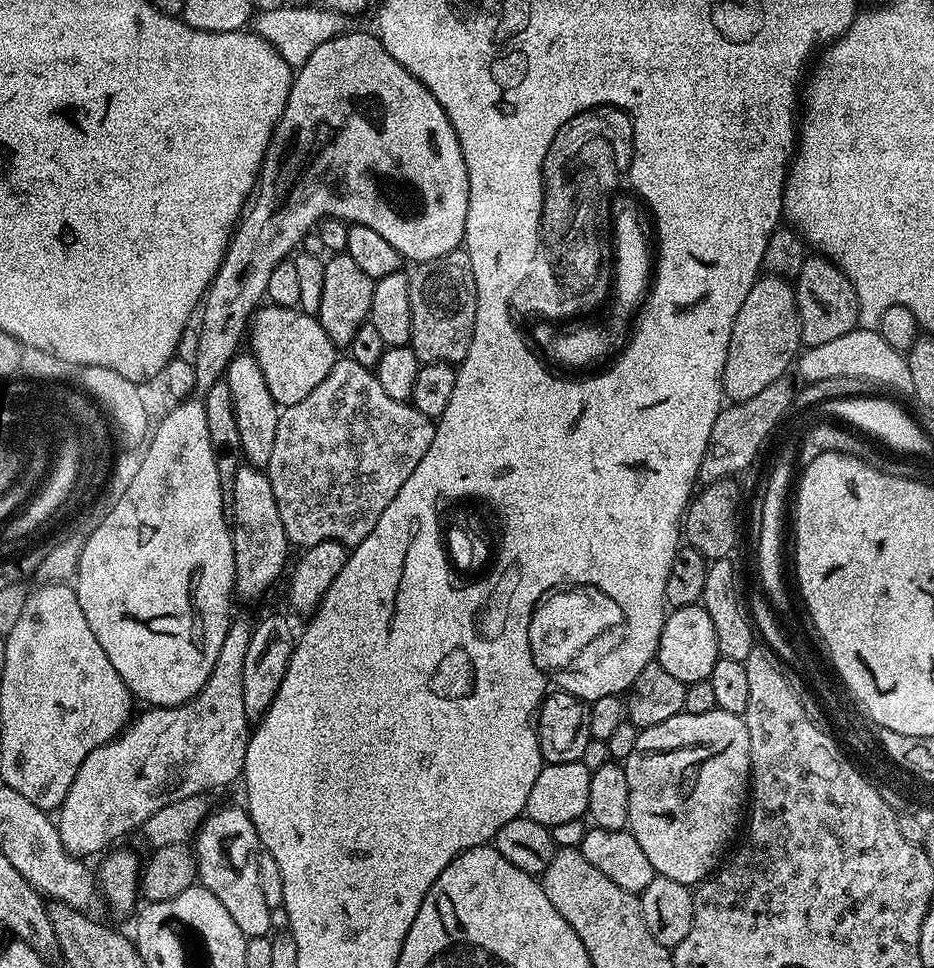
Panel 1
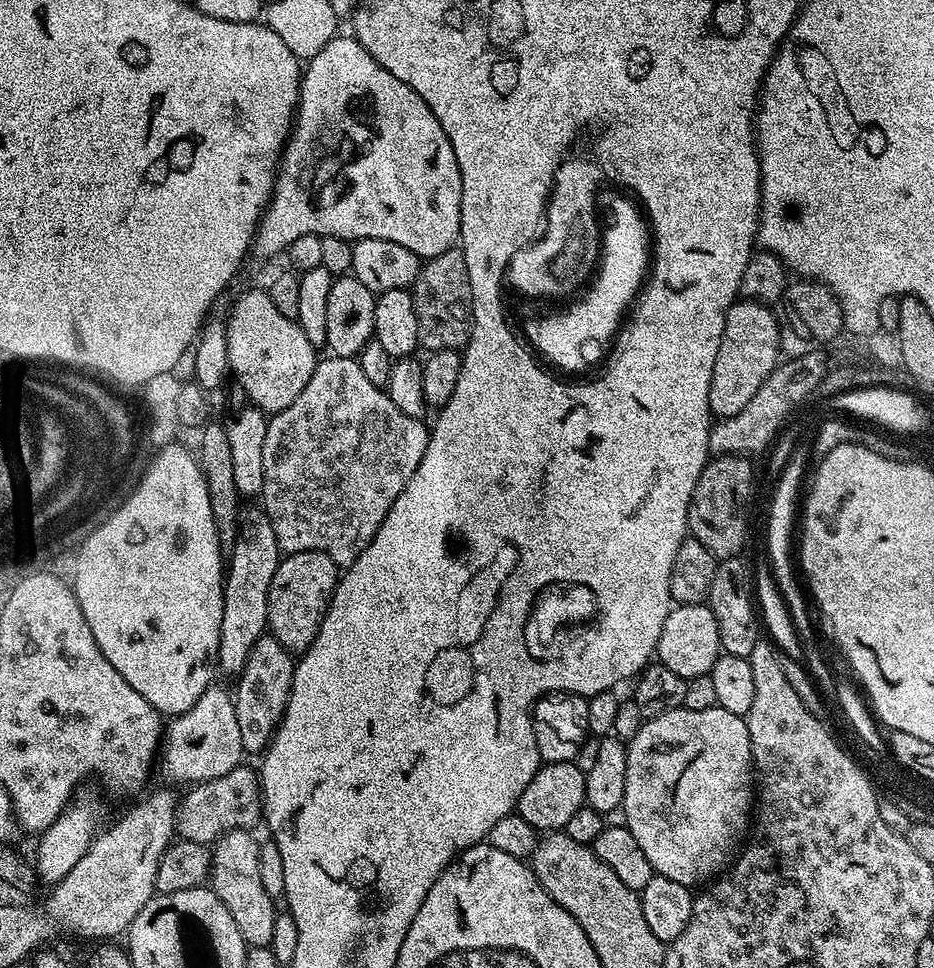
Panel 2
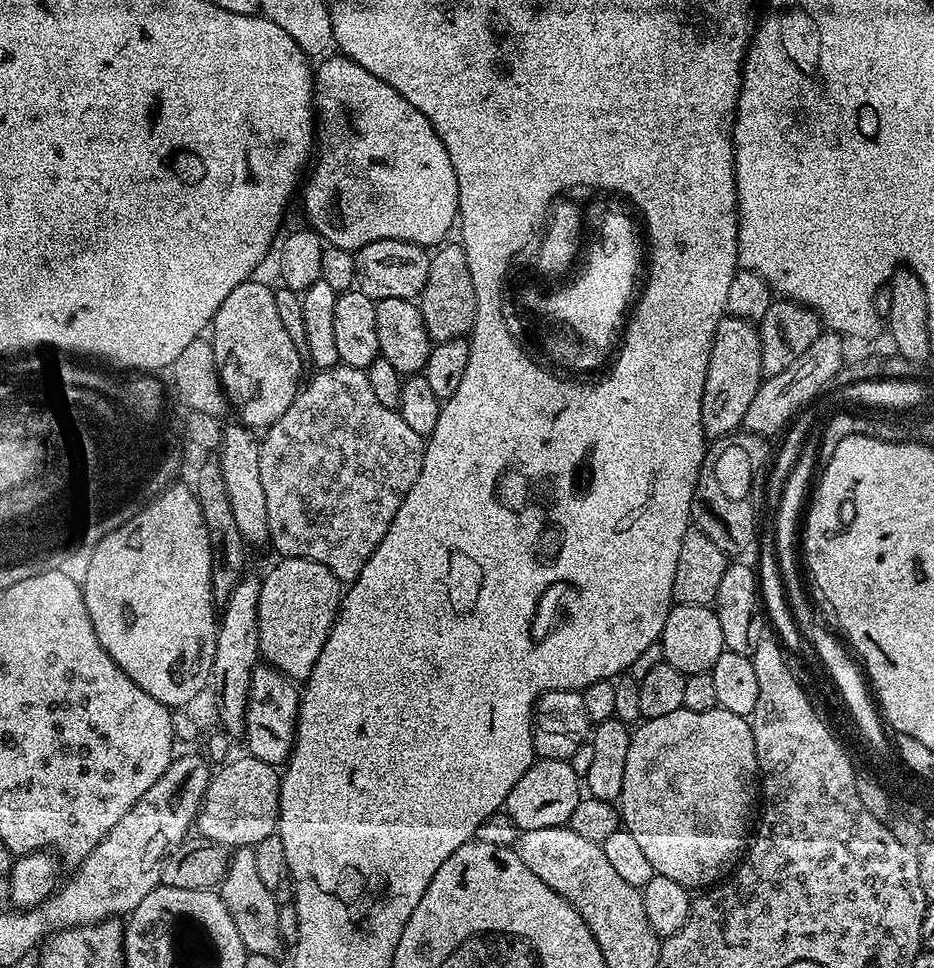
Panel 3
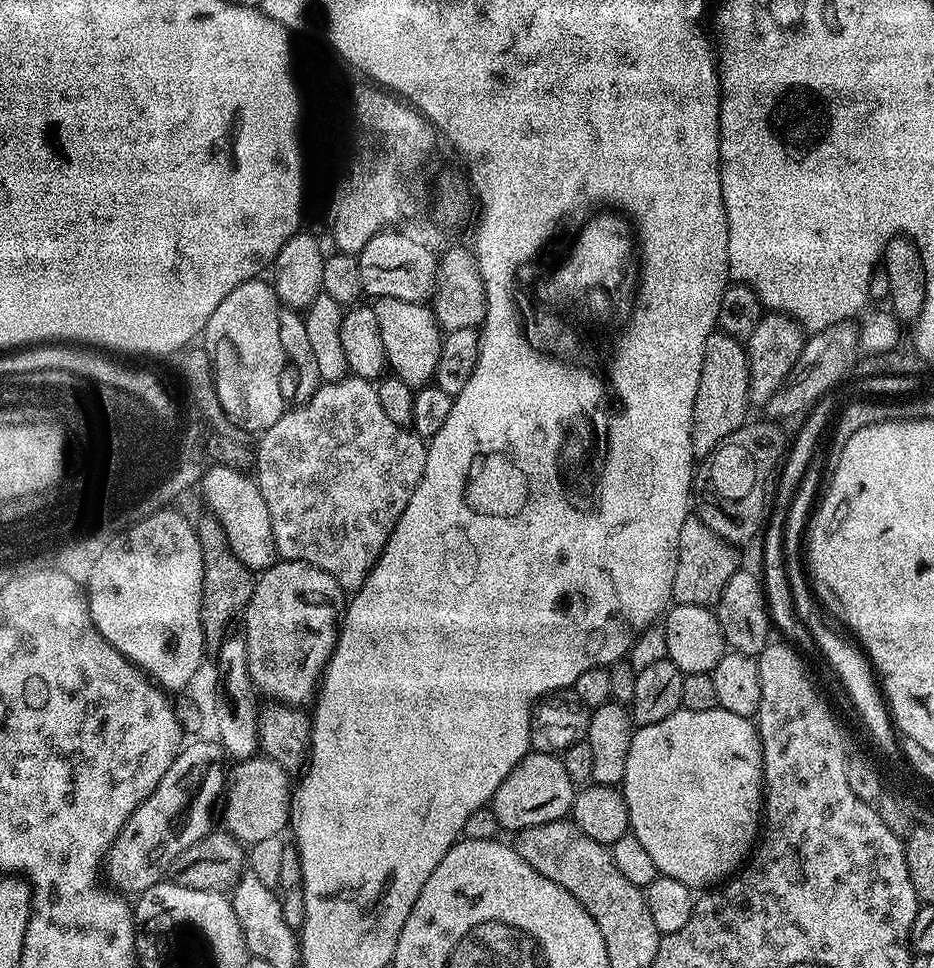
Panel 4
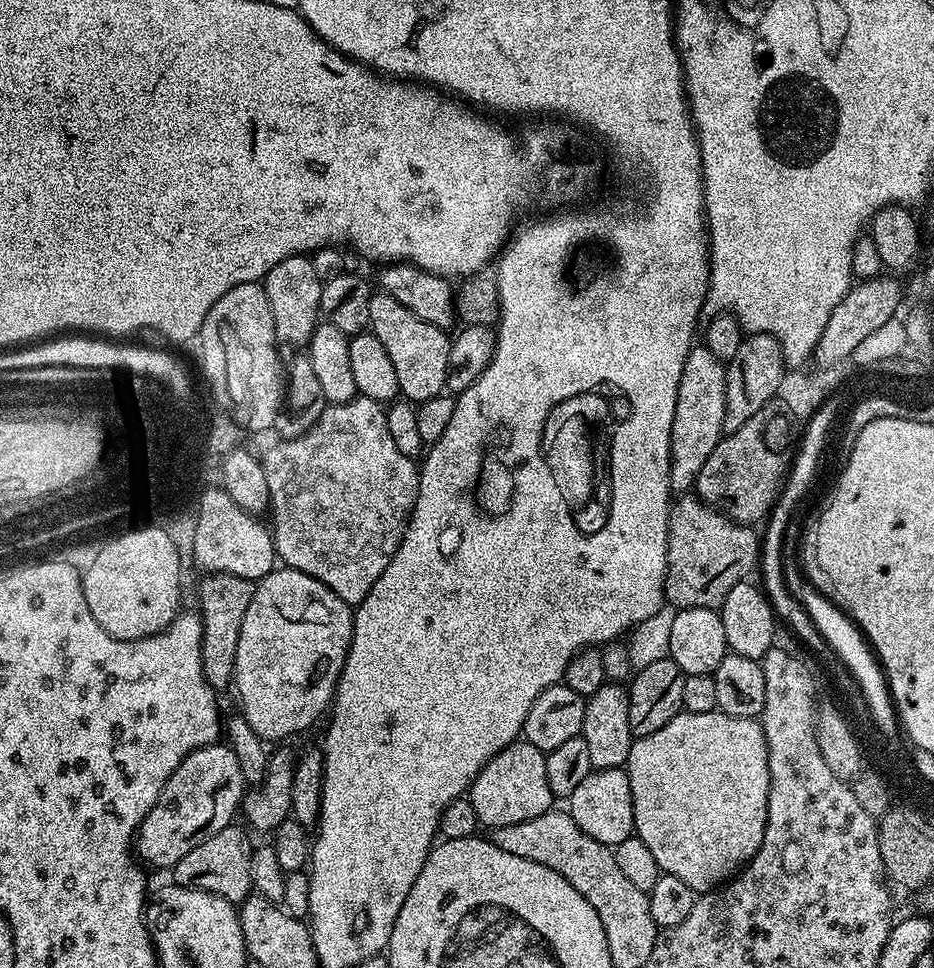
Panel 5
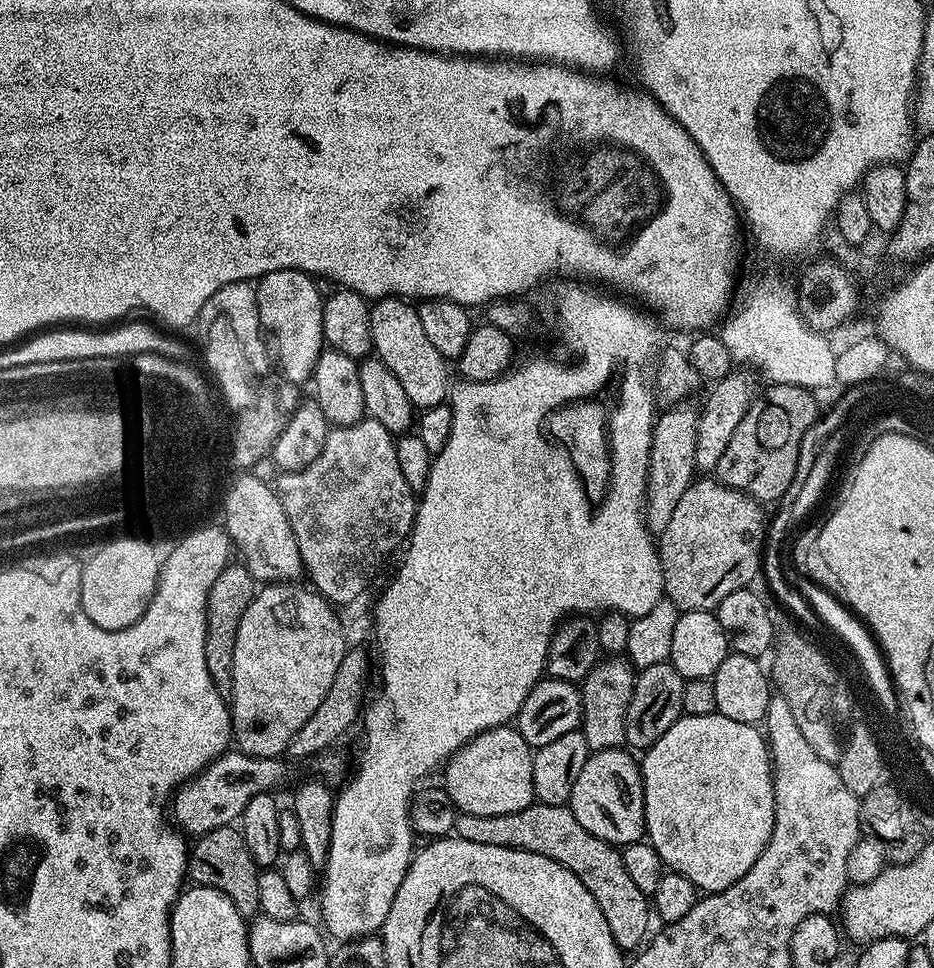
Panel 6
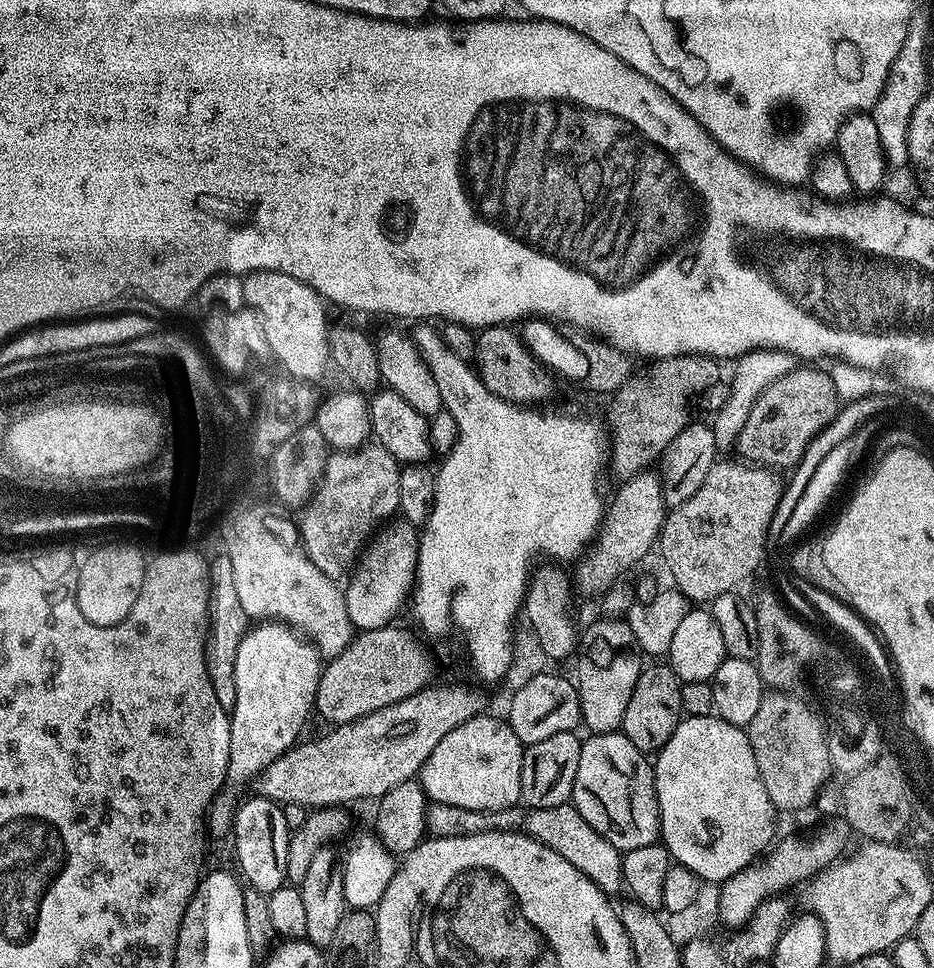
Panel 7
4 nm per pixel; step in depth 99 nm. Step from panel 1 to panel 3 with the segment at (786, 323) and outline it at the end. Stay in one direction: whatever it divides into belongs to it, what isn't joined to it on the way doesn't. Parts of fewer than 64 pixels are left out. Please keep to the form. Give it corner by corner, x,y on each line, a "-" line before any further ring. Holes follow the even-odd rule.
725,315
712,339
706,386
702,390
702,426
705,437
724,438
743,425
750,401
762,383
762,342
757,325
750,320

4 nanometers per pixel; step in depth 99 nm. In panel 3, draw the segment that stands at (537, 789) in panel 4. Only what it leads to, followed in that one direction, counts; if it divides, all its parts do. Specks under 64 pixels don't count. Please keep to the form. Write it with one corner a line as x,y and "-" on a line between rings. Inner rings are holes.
537,759
514,782
514,790
506,798
503,811
516,823
521,830
546,830
567,825
574,814
574,806
582,798
582,780
572,769
571,763
566,760

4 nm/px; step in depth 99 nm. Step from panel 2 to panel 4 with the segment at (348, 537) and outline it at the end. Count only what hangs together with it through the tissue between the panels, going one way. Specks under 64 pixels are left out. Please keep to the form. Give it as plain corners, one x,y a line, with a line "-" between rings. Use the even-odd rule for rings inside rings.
349,374
343,380
330,380
321,383
314,398
310,398
306,403
293,407
293,409
293,412
292,409
285,411
284,416
278,418
278,422
274,422
274,426
266,429
254,448
254,469
256,468
254,479
260,488
263,500
266,502
266,511
270,514
270,526
274,530
276,554
280,560
301,560
318,570
326,570
326,574
330,574
330,578
334,578
334,582
338,582
340,589
351,594
358,591
362,582
366,582
366,578
372,567
378,562
394,526
398,526
398,518
402,518
402,510
406,510
406,502
410,502
410,494
414,494
414,490
422,478
428,449
425,441
415,432
394,426
394,422
390,422
390,418
386,418
386,414
382,410
382,402
378,402
376,384
373,381
364,380
360,376

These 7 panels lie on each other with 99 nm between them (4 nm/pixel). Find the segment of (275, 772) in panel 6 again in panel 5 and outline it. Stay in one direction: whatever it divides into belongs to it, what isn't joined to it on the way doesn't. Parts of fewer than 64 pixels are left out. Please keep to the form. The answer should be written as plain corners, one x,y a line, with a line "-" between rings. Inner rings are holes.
227,743
207,744
194,750
170,774
166,786
162,786
162,794
158,794
154,806
140,823
134,841
135,855
145,865
170,870
198,842
206,842
210,834
229,827
233,823
232,815
241,811
245,795
242,766
238,766
238,758

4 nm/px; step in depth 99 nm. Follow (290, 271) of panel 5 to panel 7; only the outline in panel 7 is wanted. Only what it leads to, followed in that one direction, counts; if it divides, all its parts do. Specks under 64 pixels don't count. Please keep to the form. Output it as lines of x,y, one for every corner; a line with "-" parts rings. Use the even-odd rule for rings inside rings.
254,271
247,273
243,277
243,296
247,307
254,307
260,312
264,312
264,324
268,324
268,342
272,340
272,345
267,348
270,352
274,348
276,351
272,354
274,360
281,364
288,364
288,368
295,372
296,376
307,382
316,382
316,379
324,372
324,367
329,367
328,359
328,329
330,319
324,313
326,309
325,301
317,292
305,283
298,282
296,278
288,274
282,274
280,271

